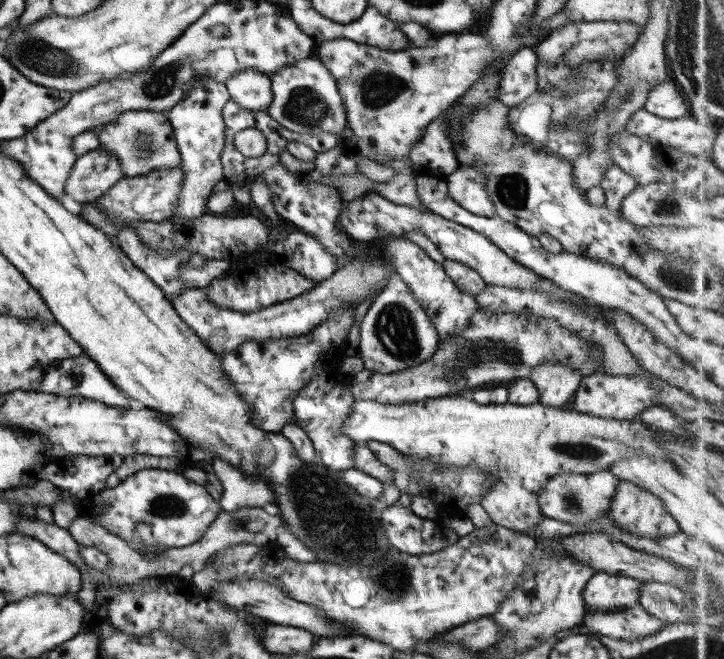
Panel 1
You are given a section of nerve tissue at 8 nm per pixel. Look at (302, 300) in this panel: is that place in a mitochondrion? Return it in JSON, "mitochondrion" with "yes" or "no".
{"mitochondrion":"no"}

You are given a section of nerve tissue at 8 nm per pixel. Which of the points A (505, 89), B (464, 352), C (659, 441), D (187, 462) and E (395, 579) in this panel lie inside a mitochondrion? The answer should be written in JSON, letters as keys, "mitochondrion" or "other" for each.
{"A":"other","B":"mitochondrion","C":"other","D":"other","E":"mitochondrion"}

